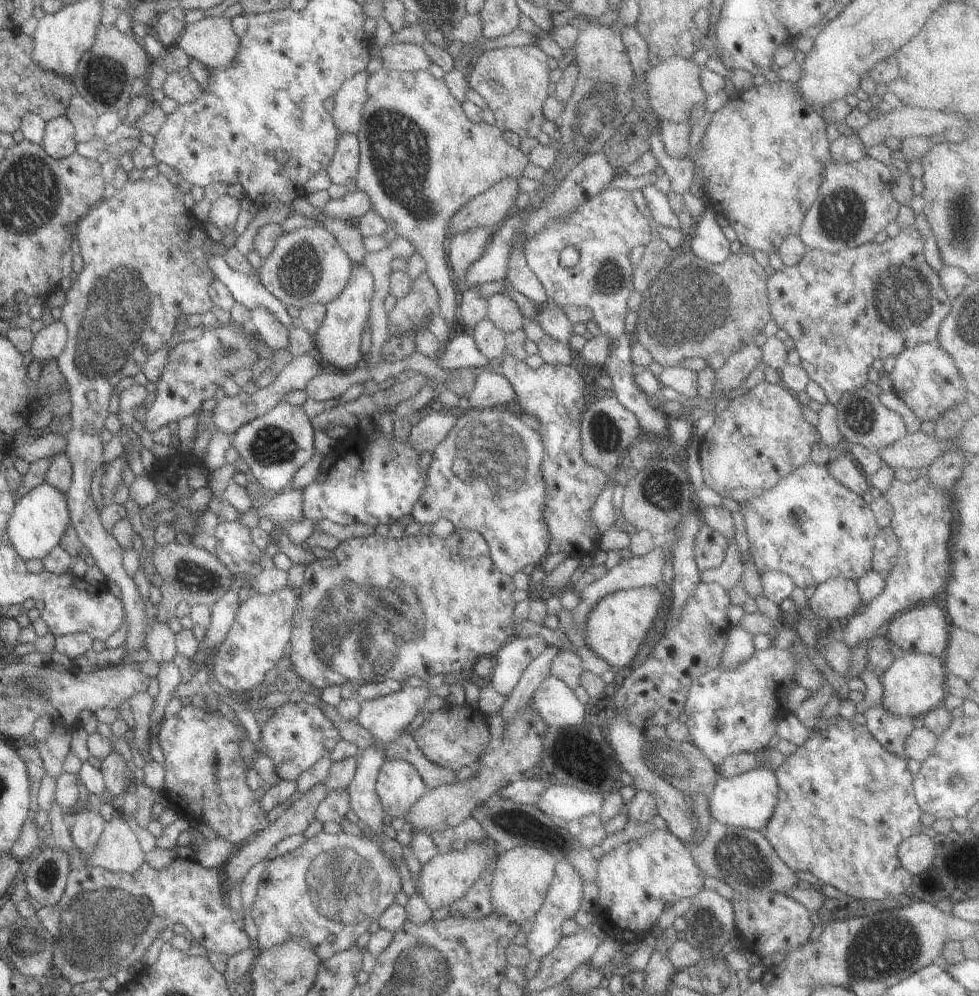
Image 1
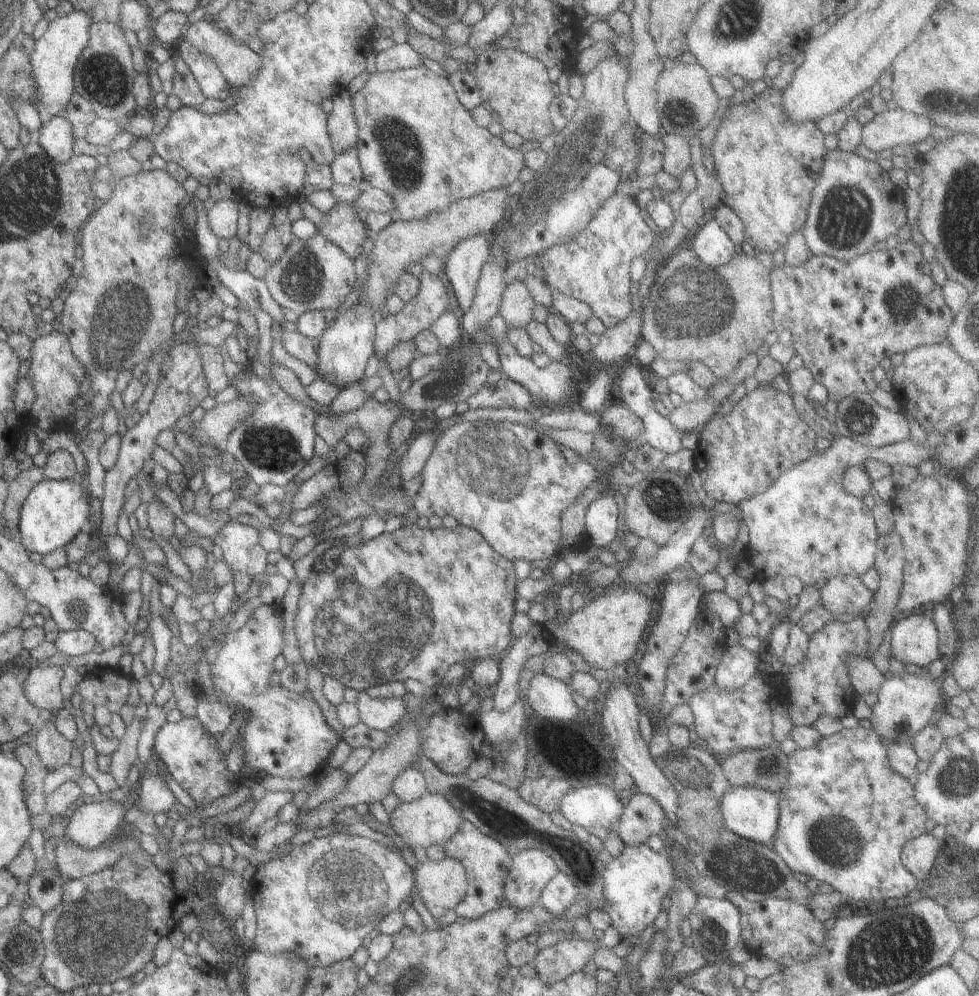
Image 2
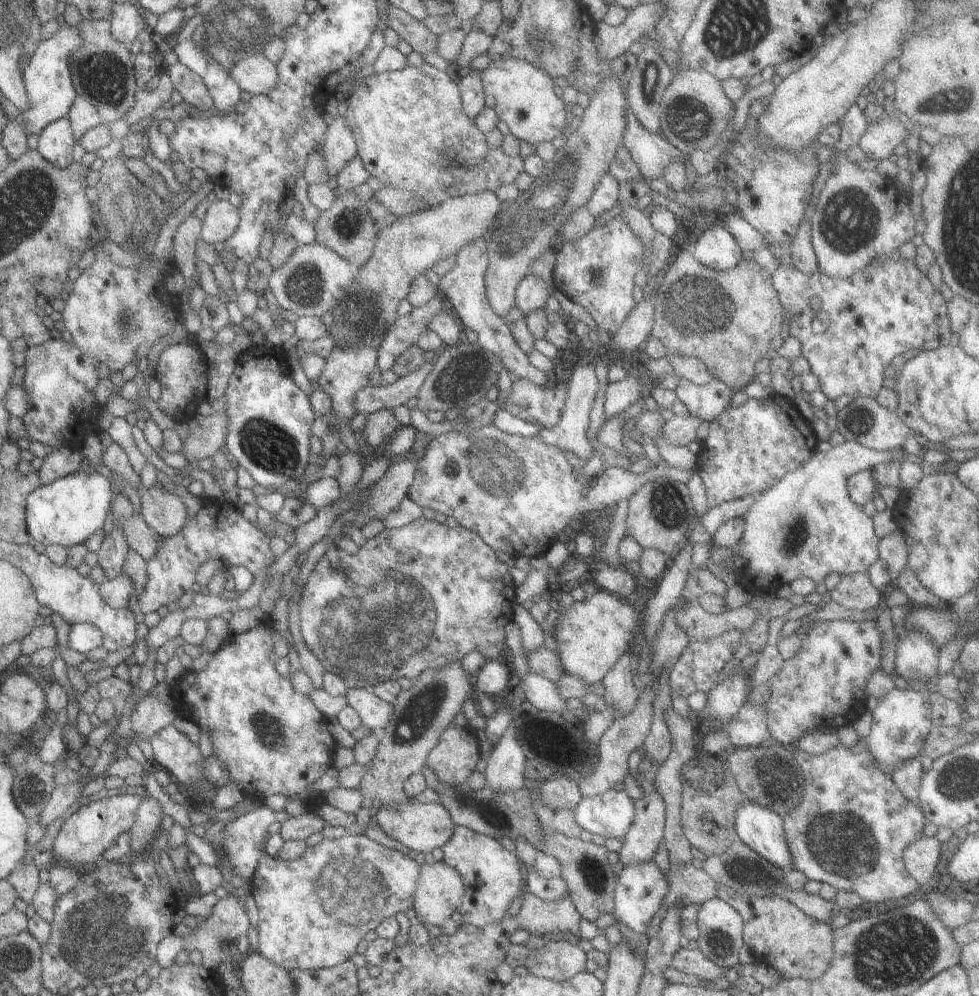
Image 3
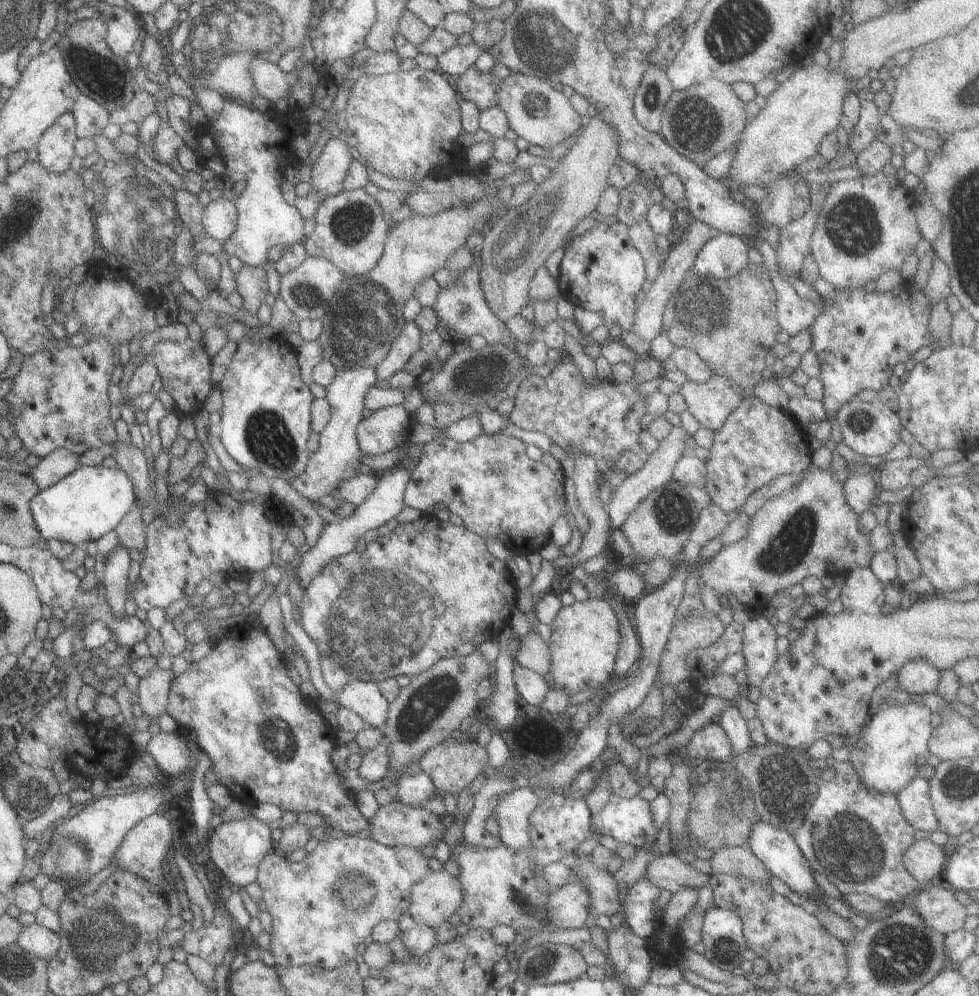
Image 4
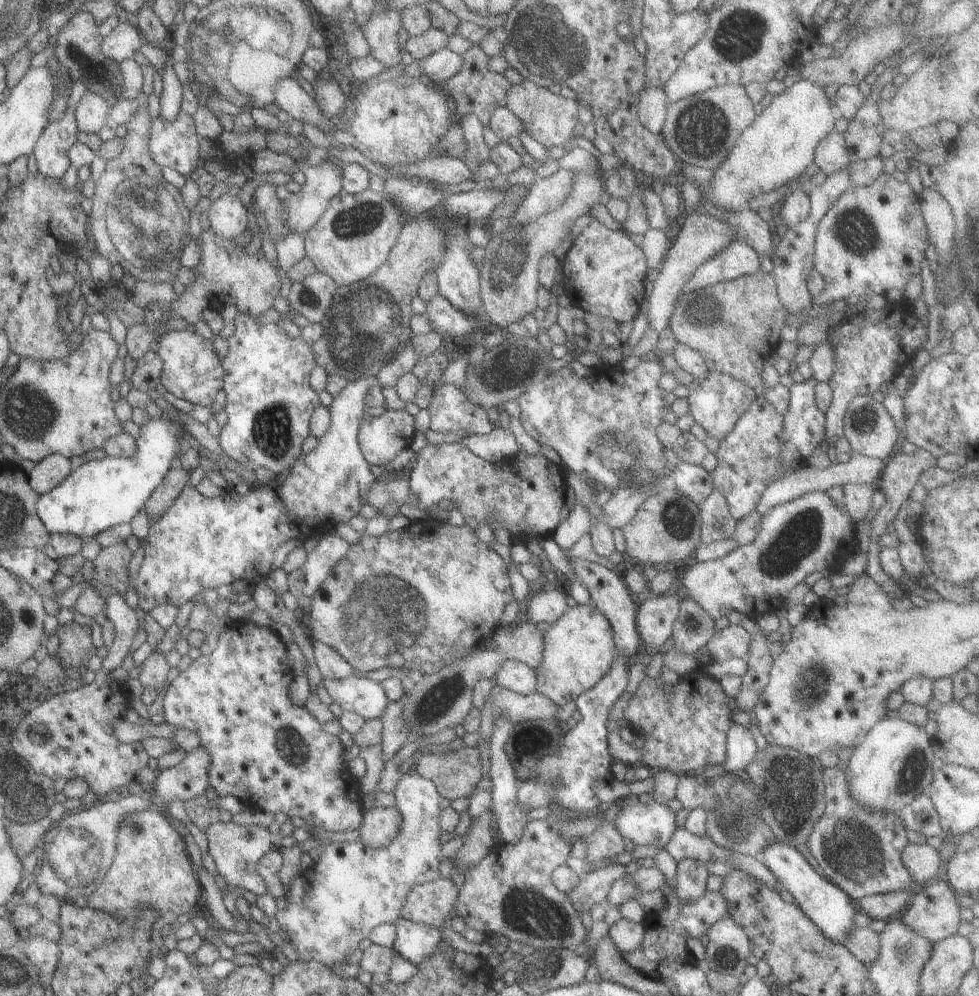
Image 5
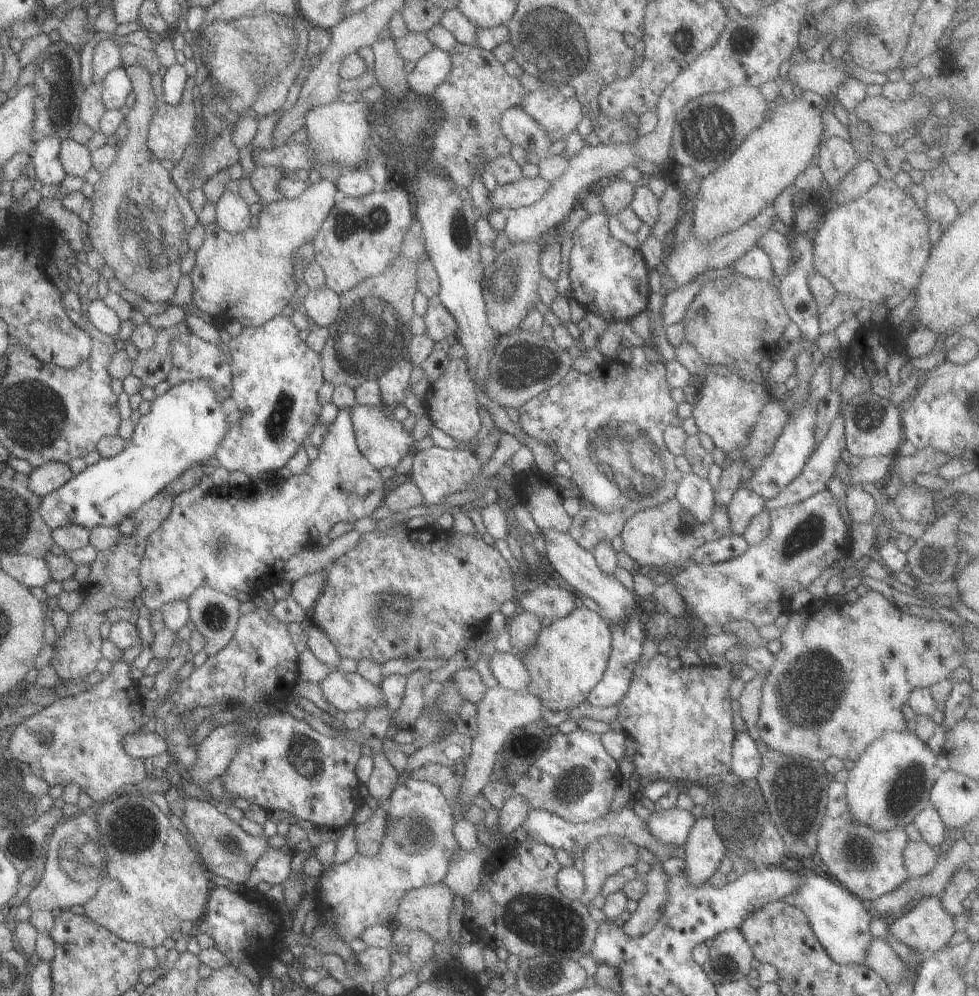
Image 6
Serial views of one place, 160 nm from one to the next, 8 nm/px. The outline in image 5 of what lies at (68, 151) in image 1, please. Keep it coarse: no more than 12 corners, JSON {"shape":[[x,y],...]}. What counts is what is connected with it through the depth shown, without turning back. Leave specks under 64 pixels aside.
{"shape":[[72,82],[62,115],[47,122],[30,153],[37,173],[60,179],[78,131],[73,109],[85,91]]}

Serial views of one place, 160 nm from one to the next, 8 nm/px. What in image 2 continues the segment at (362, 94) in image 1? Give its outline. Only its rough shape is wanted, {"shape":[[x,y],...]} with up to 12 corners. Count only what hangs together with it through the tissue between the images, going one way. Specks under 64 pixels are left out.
{"shape":[[346,89],[331,97],[326,129],[334,154],[357,142]]}

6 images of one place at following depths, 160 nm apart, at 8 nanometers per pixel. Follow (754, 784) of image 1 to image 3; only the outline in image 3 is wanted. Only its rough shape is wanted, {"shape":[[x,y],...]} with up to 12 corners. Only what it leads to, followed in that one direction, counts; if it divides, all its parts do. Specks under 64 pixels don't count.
{"shape":[[752,801],[736,808],[735,838],[791,870],[782,818]]}

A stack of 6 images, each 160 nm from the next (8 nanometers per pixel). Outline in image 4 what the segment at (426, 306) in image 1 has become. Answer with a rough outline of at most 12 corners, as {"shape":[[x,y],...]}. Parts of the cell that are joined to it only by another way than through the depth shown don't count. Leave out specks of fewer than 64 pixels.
{"shape":[[412,320],[389,343],[374,367],[376,380],[398,373],[420,346]]}

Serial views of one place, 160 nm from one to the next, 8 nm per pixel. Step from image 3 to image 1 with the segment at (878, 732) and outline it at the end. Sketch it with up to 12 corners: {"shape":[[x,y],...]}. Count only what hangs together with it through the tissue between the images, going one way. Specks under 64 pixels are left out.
{"shape":[[903,651],[881,673],[881,706],[919,717],[942,704],[941,658]]}

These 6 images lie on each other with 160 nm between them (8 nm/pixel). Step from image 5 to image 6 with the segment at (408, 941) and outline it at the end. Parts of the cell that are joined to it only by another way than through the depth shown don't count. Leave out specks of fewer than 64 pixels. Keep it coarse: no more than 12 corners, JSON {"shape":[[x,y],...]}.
{"shape":[[392,926],[387,979],[417,974],[432,958],[424,932]]}

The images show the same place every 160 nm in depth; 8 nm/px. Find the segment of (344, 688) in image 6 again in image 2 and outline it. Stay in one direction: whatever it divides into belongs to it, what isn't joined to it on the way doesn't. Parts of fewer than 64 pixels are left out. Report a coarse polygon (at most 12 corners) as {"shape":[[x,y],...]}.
{"shape":[[358,690],[354,705],[370,729],[391,730],[405,714],[402,698]]}

